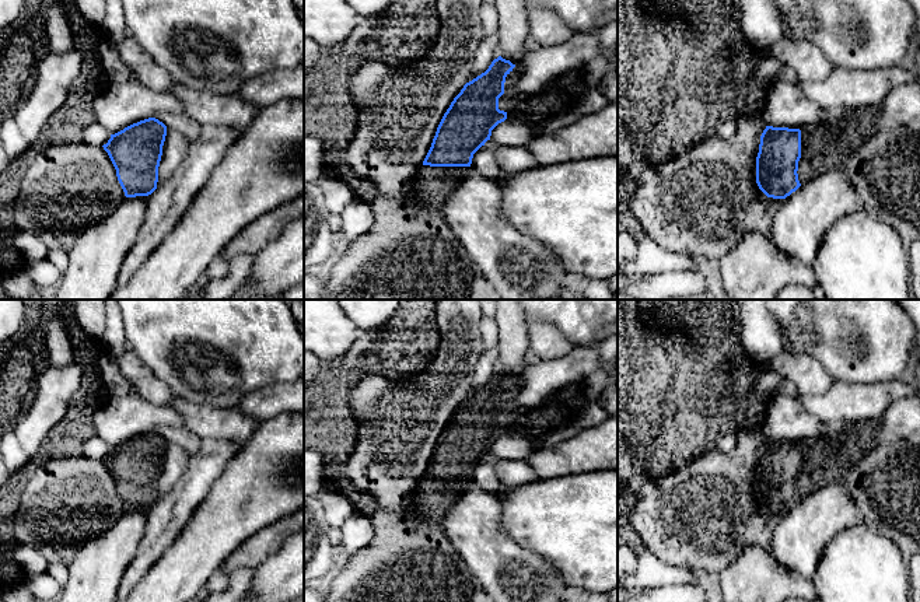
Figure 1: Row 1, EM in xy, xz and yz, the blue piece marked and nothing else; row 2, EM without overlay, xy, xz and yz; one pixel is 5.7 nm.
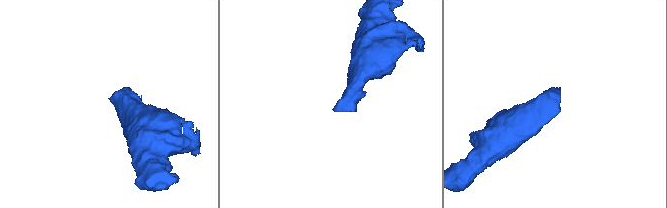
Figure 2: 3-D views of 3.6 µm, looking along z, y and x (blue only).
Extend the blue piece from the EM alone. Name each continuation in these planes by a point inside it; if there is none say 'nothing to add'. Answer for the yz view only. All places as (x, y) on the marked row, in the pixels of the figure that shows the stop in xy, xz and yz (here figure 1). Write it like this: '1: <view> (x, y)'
1: yz (824, 146)

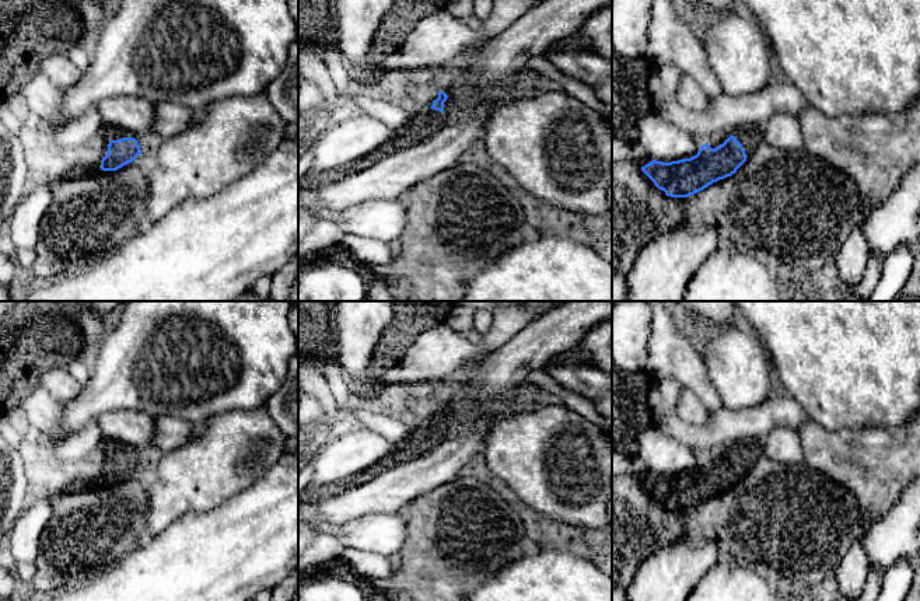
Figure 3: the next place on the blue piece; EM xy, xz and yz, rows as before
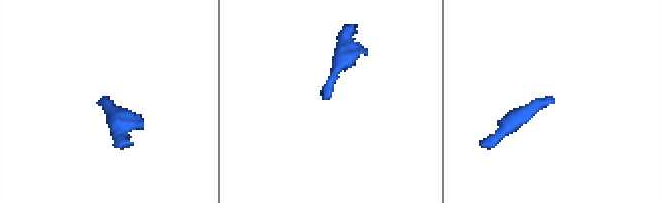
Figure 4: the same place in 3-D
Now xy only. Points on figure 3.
1: xy (112, 133)

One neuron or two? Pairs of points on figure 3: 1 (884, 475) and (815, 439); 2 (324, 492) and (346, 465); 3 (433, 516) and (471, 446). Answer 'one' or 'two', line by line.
1: one
2: two
3: two

